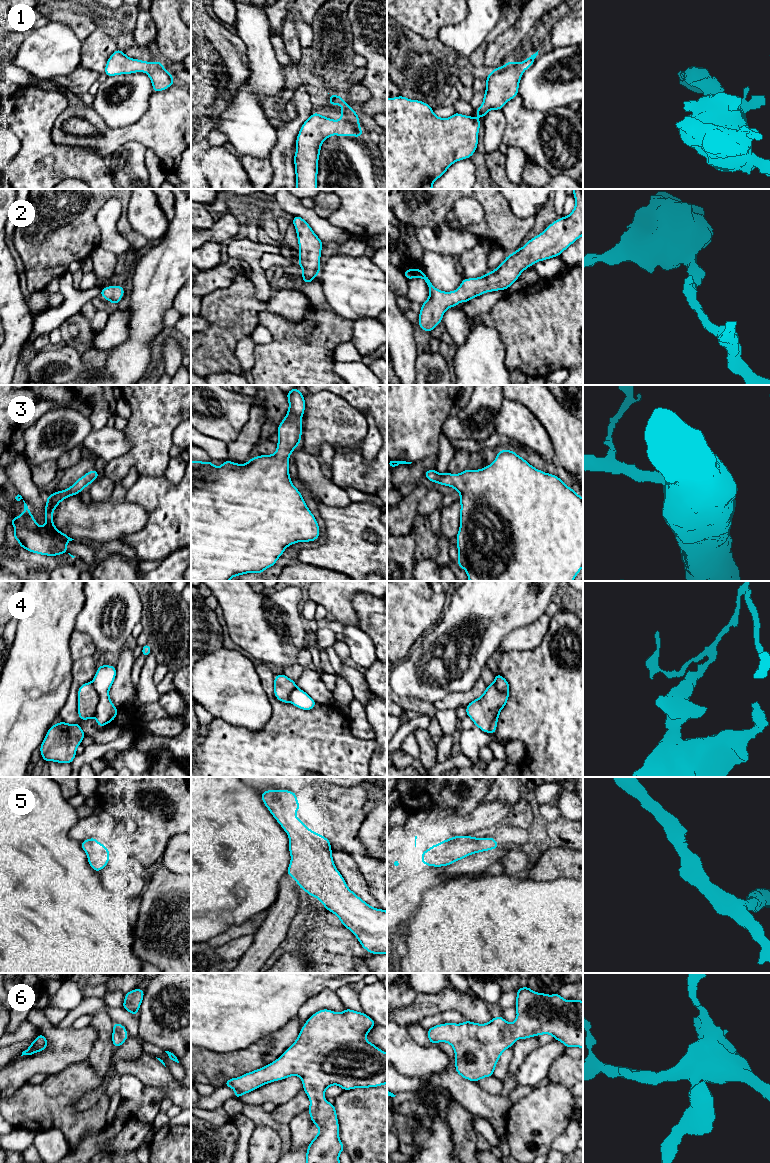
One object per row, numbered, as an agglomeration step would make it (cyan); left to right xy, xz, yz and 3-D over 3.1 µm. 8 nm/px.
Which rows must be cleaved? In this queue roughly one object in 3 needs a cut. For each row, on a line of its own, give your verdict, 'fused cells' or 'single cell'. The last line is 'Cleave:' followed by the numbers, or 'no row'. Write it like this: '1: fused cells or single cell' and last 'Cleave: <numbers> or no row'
1: single cell
2: single cell
3: single cell
4: fused cells
5: single cell
6: single cell
Cleave: 4

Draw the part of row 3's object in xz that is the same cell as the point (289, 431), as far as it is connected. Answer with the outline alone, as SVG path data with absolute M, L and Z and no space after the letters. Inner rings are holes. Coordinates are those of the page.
M294 387L286 393L289 408L286 416L278 426L277 434L279 441L276 443L277 450L274 454L252 457L245 464L237 464L232 461L224 461L220 467L207 462L191 460L191 581L229 581L231 578L246 573L261 574L265 569L277 563L277 559L282 556L284 550L298 542L316 541L320 535L318 522L312 512L308 509L300 491L292 484L289 474L289 456L300 444L302 436L302 417L305 412L304 395Z

